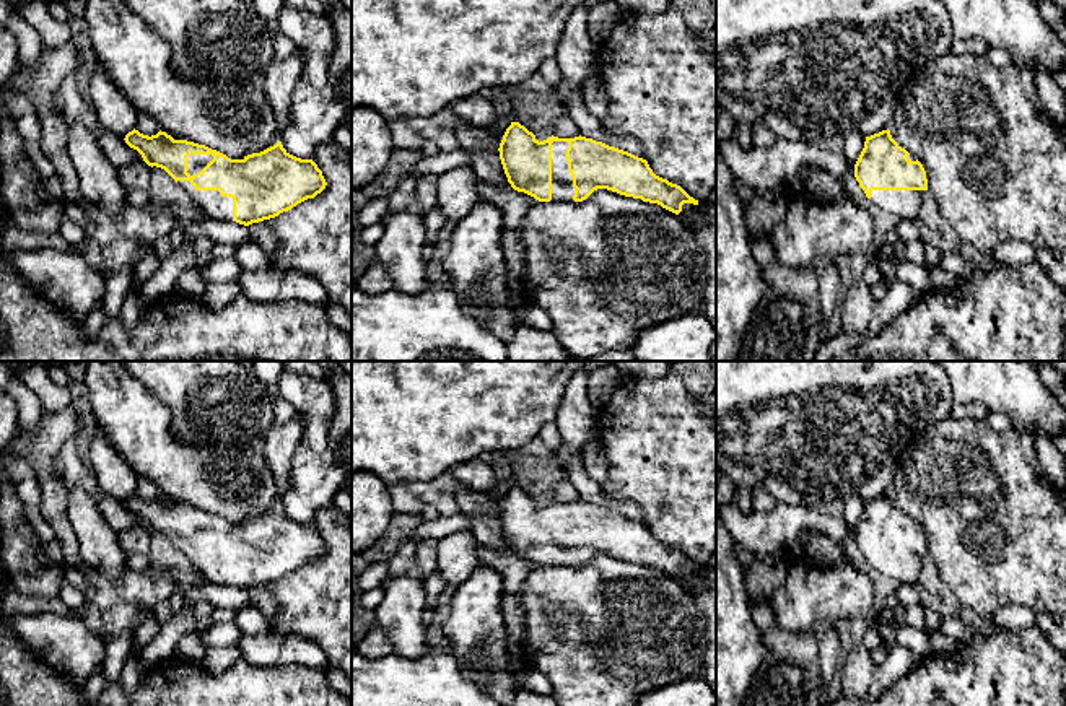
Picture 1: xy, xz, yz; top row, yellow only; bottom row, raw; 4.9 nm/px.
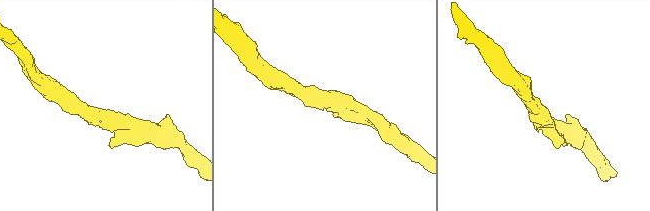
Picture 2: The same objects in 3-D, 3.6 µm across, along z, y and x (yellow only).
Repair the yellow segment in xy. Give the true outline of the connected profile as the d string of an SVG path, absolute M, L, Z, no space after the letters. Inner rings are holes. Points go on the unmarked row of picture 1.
M132 495L125 499L125 508L137 514L148 530L164 534L186 556L207 582L236 586L249 591L278 581L298 568L314 563L327 547L322 535L312 524L301 524L290 519L282 506L273 511L231 524L226 519L187 504L174 504L166 496L143 499Z

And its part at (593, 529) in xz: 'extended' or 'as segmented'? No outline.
extended

